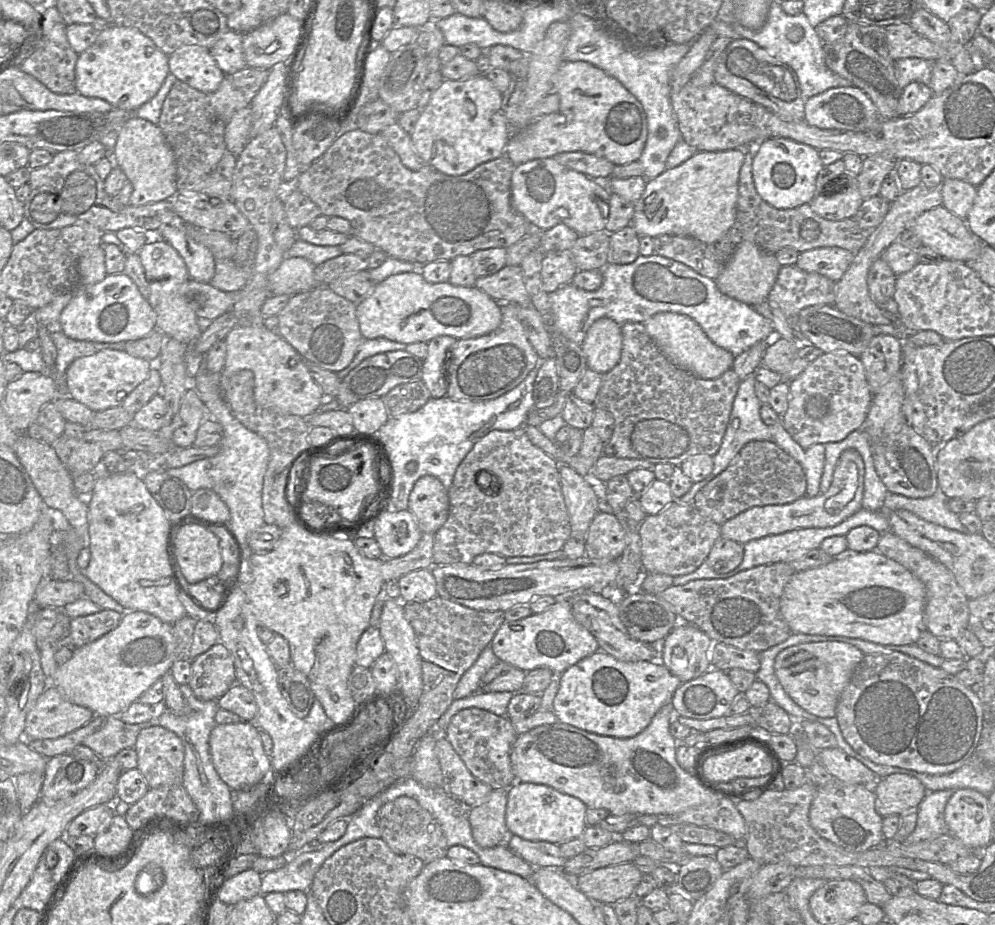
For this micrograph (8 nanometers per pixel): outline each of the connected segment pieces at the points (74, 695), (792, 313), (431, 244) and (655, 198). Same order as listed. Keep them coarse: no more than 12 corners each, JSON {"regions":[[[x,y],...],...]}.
{"regions":[[[127,611],[50,685],[118,716],[171,669],[171,624]],[[781,266],[768,301],[795,330],[800,311],[833,305],[835,282]],[[353,126],[302,169],[322,215],[423,265],[534,230],[502,155],[412,171]],[[745,149],[697,151],[646,182],[639,236],[720,240]]]}

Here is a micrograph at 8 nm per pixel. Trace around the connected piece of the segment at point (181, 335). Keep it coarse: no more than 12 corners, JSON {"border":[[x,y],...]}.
{"border":[[158,239],[138,251],[156,330],[192,344],[199,319],[179,294],[190,279]]}

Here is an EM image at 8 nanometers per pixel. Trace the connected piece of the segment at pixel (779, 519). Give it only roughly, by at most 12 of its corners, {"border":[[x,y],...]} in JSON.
{"border":[[855,449],[840,455],[815,497],[751,507],[720,537],[744,545],[791,530],[833,527],[862,508]]}

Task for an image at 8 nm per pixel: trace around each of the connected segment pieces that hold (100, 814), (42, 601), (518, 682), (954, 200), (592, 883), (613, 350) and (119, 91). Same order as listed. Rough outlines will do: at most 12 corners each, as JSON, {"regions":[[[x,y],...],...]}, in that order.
{"regions":[[[112,804],[94,806],[76,816],[65,834],[96,836],[108,829]],[[42,578],[33,603],[63,609],[81,597],[80,582]],[[503,661],[481,679],[480,690],[521,691],[526,672]],[[947,178],[941,184],[942,205],[966,219],[977,187]],[[633,862],[577,878],[577,889],[597,904],[634,896],[642,873]],[[596,320],[581,348],[587,368],[608,373],[621,358],[621,325]],[[110,24],[78,54],[75,86],[136,110],[169,72],[168,55]]]}

